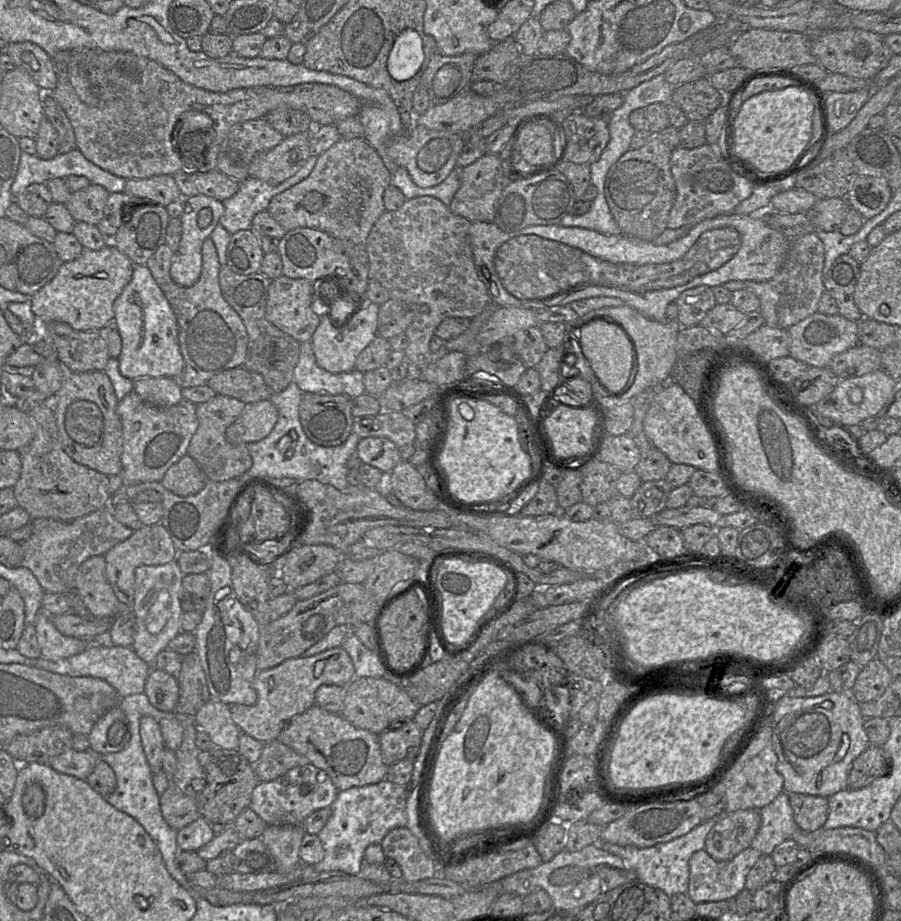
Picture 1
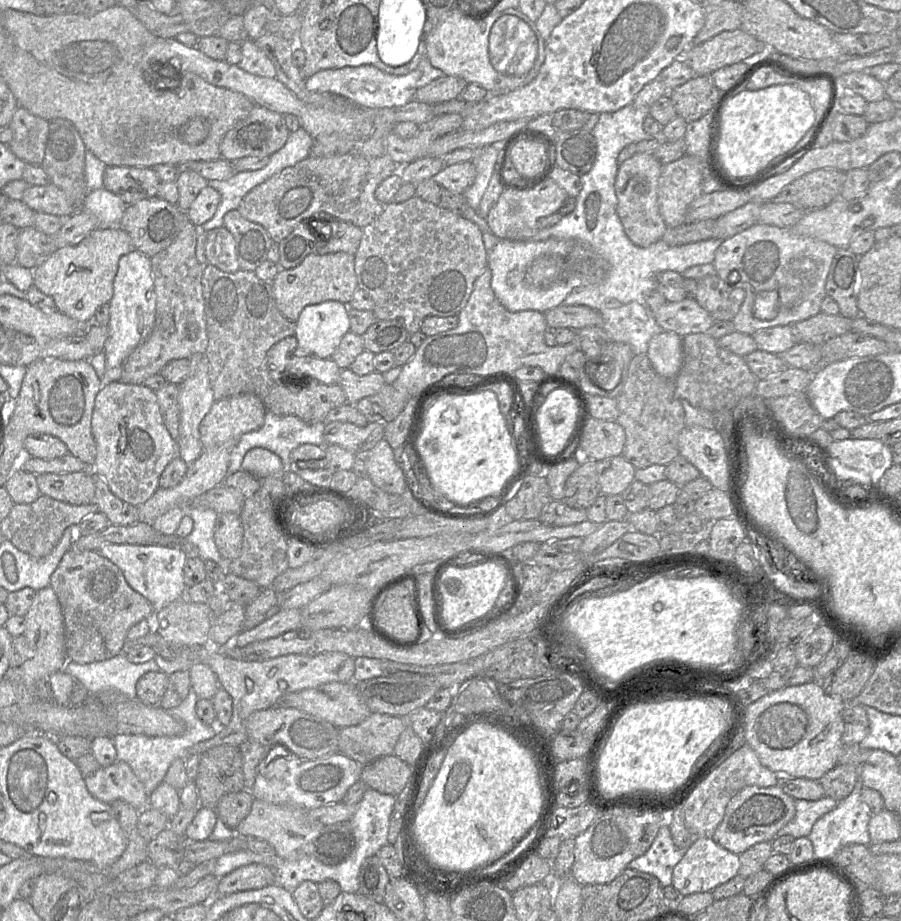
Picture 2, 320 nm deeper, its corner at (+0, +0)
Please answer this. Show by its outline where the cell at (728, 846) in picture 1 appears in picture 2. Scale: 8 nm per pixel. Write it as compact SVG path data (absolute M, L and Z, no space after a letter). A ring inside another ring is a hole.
M747 786L729 801L712 839L728 851L740 855L757 843L772 841L777 832L794 818L795 813L795 799L779 786Z

